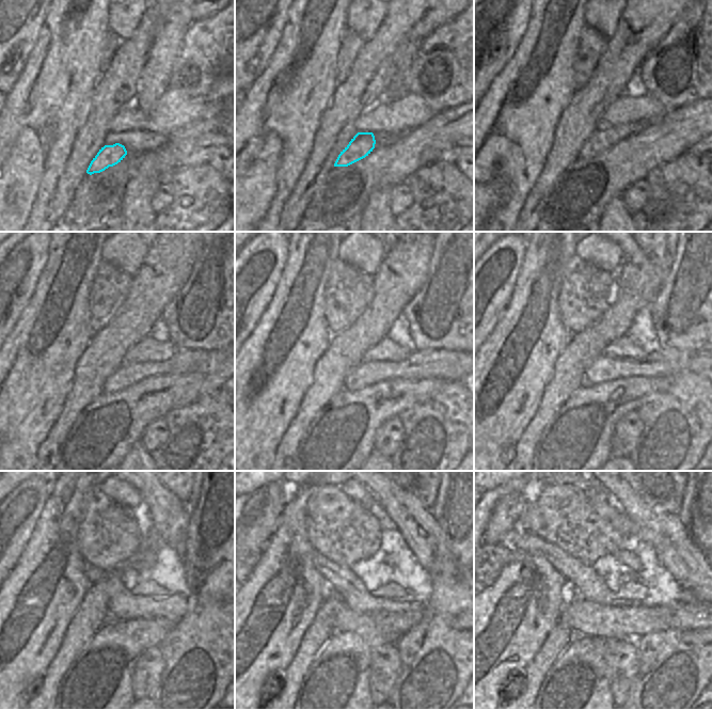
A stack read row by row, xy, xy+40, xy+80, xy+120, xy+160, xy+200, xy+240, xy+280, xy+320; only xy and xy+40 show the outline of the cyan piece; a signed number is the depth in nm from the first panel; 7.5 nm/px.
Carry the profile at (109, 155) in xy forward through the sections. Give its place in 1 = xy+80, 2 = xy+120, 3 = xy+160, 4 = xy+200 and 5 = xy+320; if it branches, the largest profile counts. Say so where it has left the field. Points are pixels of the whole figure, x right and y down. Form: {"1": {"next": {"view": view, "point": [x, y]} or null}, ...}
{"1": {"next": {"view": "xy+80", "point": [600, 141]}}, "2": {"next": {"view": "xy+120", "point": [190, 361]}}, "3": {"next": {"view": "xy+160", "point": [432, 362]}}, "4": {"next": {"view": "xy+200", "point": [667, 362]}}, "5": {"next": {"view": "xy+320", "point": [582, 579]}}}

